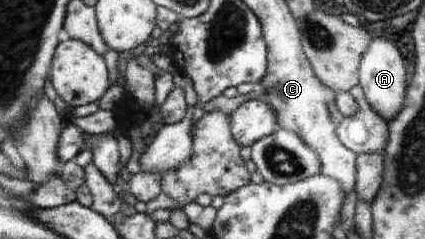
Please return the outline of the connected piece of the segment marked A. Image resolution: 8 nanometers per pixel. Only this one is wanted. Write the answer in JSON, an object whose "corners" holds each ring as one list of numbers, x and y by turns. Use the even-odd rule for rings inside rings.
{"corners":[[380,35,379,38,375,38,375,41,371,41,369,49,361,59,360,85,371,109,387,124,401,113,401,107,404,106,404,99,407,97,405,75,407,73,405,73,403,57,399,55,397,47,385,41,385,38,380,38]]}

